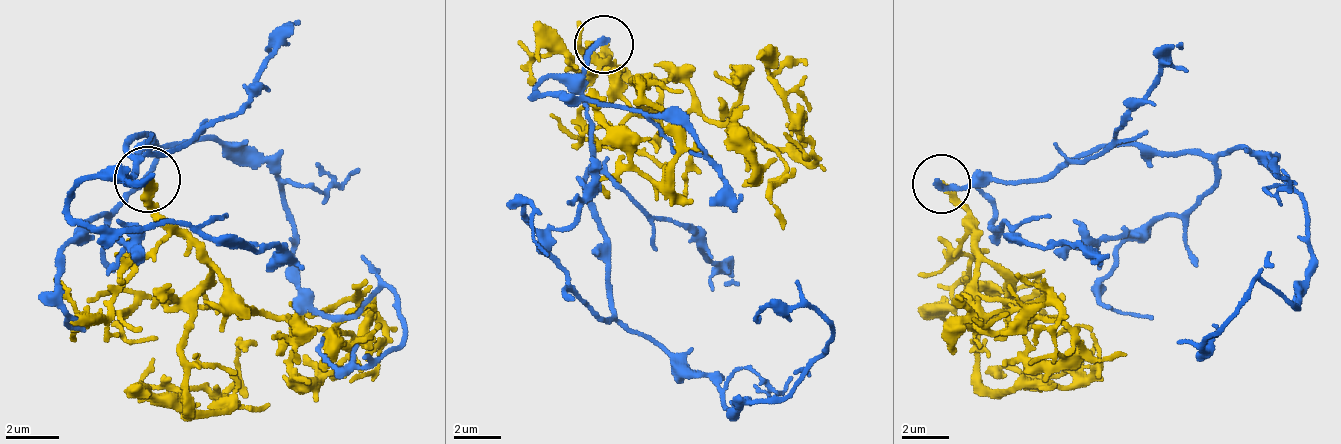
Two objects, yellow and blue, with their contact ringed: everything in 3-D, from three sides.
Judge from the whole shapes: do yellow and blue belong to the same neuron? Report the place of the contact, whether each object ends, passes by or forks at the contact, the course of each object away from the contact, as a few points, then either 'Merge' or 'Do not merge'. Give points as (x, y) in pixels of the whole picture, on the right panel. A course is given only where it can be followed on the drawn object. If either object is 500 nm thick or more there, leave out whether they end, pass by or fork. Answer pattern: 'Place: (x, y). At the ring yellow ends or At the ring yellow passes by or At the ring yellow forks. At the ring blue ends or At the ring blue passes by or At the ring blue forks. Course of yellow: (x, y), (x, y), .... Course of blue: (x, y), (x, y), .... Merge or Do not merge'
Place: (941, 184). At the ring yellow ends. At the ring blue ends. Course of yellow: (940, 182), (998, 276), (1004, 306), (987, 323), (981, 382), (1075, 388), (1098, 341), (1081, 323), (1051, 335). Course of blue: (940, 182), (1234, 147), (1310, 223), (1310, 276), (1298, 306), (1263, 282), (1204, 353), (1210, 323). Do not merge

